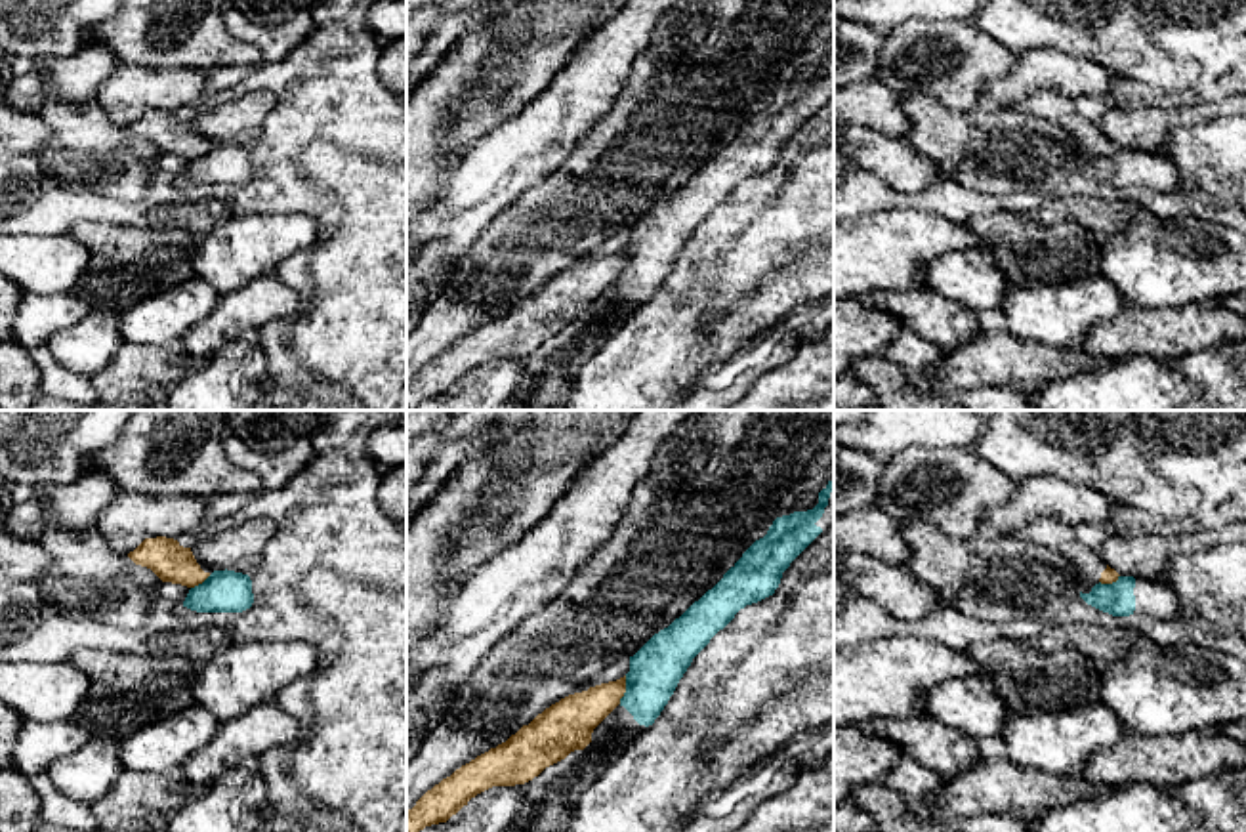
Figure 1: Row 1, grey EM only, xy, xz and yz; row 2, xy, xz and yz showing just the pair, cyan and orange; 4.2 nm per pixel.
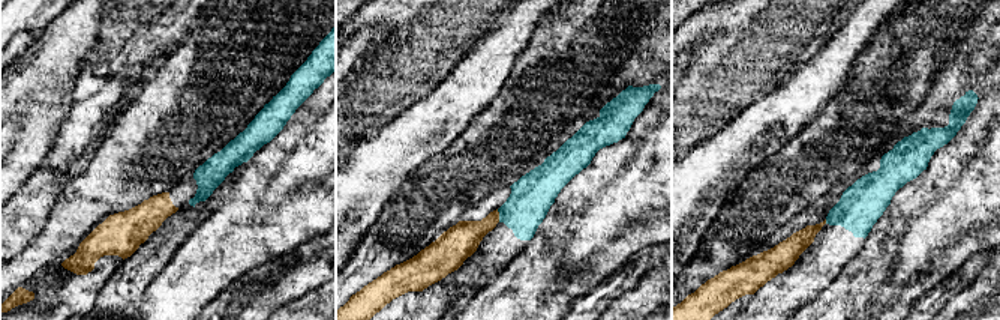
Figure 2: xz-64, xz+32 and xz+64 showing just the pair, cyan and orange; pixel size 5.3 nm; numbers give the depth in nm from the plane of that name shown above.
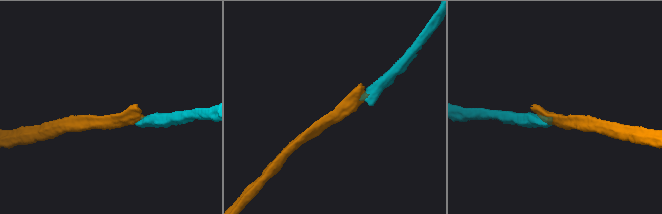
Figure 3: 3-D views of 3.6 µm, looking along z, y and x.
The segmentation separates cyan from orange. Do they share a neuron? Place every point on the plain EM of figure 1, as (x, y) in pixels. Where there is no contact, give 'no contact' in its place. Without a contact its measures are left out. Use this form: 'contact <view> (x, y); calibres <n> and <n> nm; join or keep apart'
contact xz (626, 262); calibres 220 and 190 nm; keep apart

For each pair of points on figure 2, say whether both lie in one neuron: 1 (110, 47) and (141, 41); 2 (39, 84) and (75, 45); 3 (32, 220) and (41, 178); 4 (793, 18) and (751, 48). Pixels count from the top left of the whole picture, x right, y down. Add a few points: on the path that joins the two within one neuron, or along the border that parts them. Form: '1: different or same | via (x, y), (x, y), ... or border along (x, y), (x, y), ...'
1: different | border along (126, 41), (120, 50)
2: same | via (45, 75), (66, 54)
3: same | via (32, 209), (32, 203), (41, 188)
4: same | via (783, 18), (762, 38)

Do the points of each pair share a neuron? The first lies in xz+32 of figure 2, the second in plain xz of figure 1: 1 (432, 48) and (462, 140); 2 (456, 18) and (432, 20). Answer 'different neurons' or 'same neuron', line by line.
1: same neuron
2: different neurons

